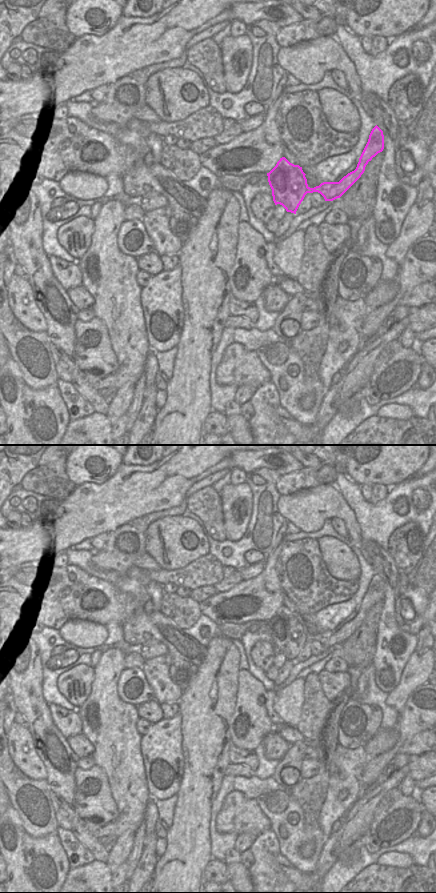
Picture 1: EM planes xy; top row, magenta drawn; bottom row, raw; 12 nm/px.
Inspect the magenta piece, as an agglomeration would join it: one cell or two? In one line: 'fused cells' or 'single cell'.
fused cells

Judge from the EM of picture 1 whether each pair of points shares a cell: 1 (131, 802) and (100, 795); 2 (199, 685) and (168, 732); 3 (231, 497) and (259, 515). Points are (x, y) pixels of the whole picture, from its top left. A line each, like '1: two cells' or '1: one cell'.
1: two cells
2: two cells
3: two cells

